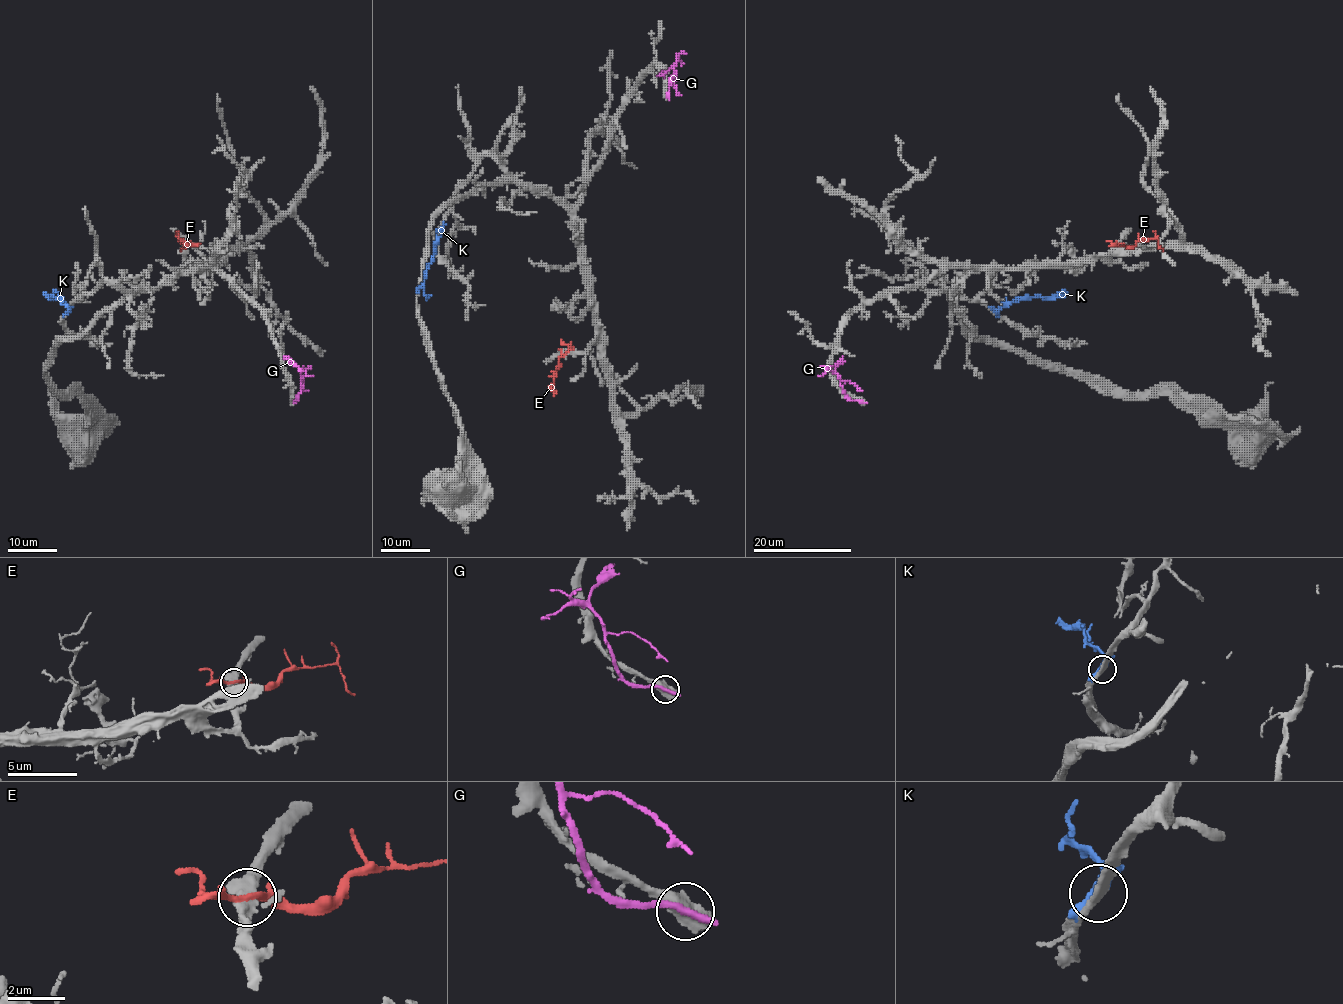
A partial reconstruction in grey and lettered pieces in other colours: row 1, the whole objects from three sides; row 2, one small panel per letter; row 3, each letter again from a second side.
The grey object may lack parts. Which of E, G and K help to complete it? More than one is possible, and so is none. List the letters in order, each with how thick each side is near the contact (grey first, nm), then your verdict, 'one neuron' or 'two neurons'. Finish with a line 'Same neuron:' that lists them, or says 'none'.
E: 340 nm thick on the grey side, 190 nm on the other; two neurons
G: 750 nm thick on the grey side, 360 nm on the other; two neurons
K: 360 nm thick on the grey side, 320 nm on the other; two neurons
Same neuron: none

